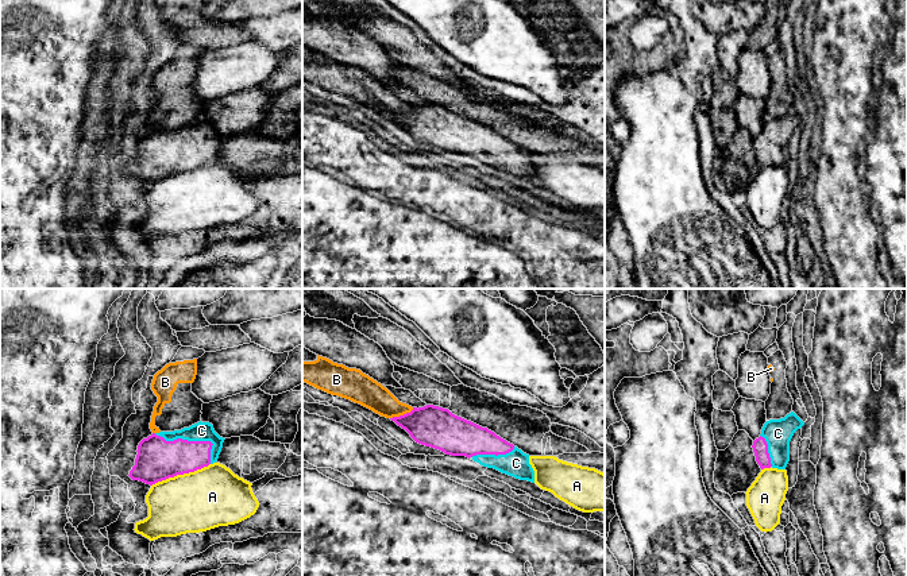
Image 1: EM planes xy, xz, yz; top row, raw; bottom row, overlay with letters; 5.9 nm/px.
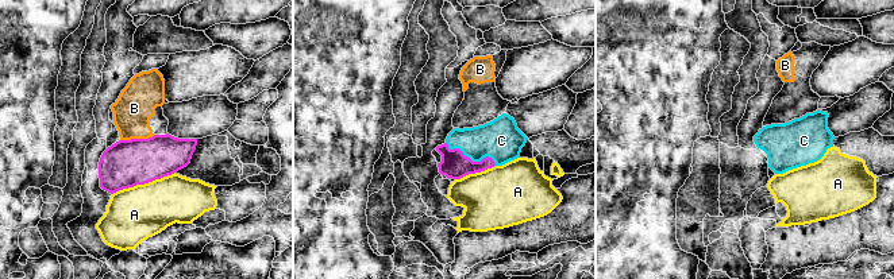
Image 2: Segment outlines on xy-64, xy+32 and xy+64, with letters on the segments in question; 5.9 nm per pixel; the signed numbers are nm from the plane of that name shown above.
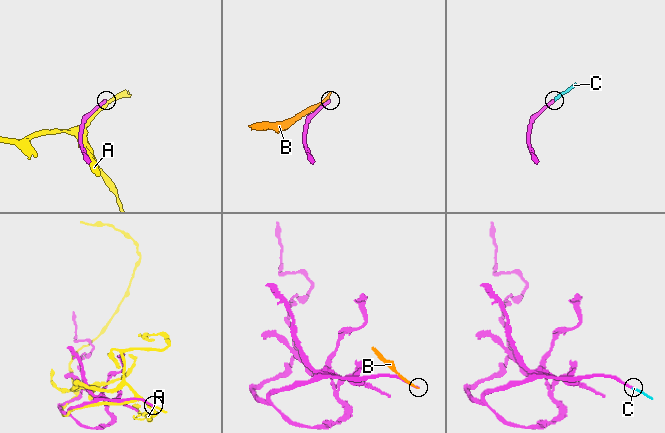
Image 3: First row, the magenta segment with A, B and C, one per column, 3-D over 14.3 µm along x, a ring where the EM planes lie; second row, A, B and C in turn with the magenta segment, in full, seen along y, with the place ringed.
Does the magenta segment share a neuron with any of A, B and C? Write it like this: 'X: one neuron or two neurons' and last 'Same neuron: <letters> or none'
A: two neurons
B: two neurons
C: one neuron
Same neuron: C

